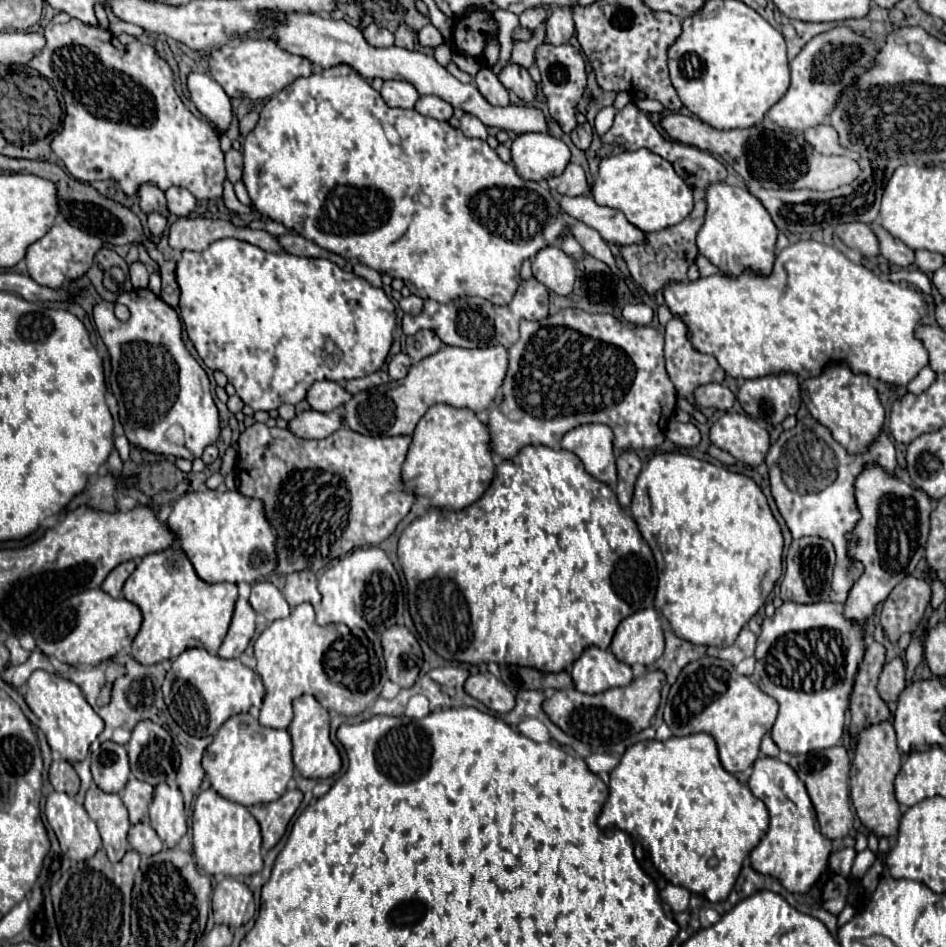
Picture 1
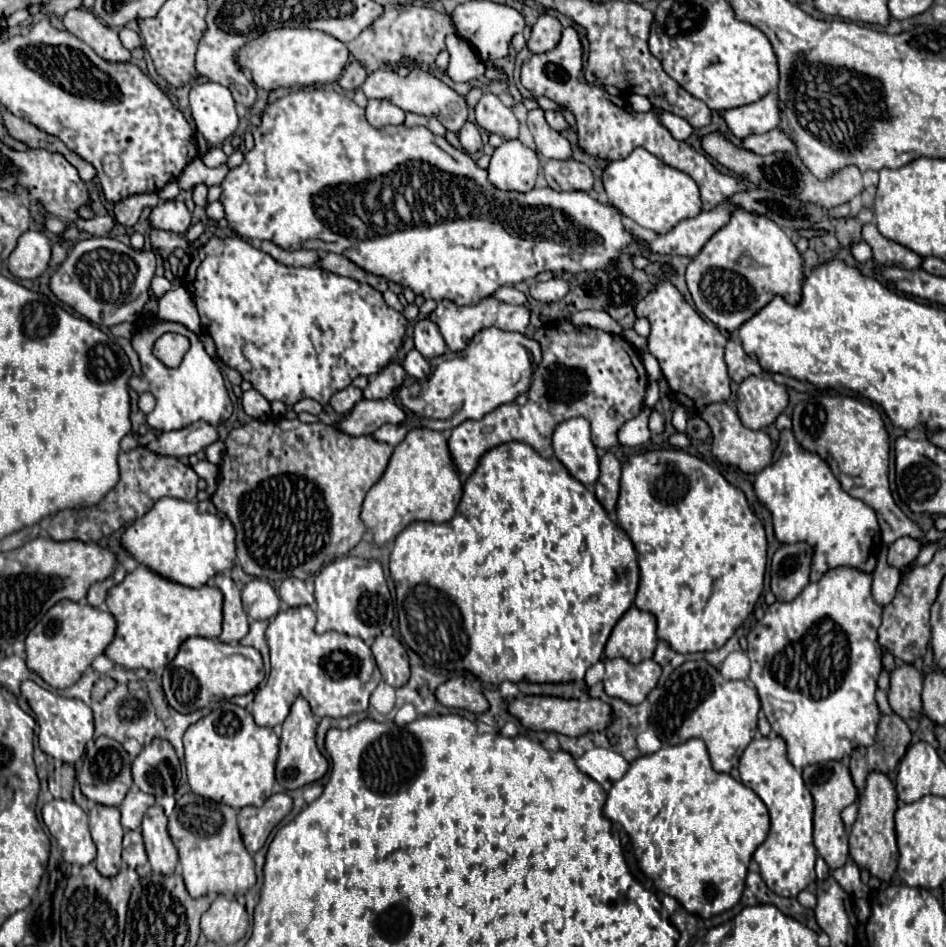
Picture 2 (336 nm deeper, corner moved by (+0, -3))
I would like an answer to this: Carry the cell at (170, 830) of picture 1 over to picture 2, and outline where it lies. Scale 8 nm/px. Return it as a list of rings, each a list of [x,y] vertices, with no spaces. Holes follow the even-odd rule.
[[[157,806],[149,808],[149,812],[145,814],[143,840],[145,840],[145,850],[149,852],[149,864],[153,872],[161,872],[163,876],[173,874],[179,856],[167,832],[167,816]]]

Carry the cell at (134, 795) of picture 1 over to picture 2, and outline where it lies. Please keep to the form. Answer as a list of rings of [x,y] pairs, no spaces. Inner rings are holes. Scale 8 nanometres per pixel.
[[[131,788],[125,796],[125,800],[119,806],[121,812],[121,826],[125,830],[137,830],[141,826],[141,820],[147,812],[147,808],[151,808],[155,804],[155,798],[151,794],[141,792],[139,788]]]

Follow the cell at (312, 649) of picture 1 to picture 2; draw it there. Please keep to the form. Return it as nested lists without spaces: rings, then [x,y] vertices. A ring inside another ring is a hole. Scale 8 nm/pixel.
[[[309,606],[289,608],[269,622],[267,644],[271,648],[271,674],[253,700],[253,718],[259,726],[273,728],[283,724],[297,696],[303,696],[319,718],[343,718],[367,710],[369,696],[381,682],[371,648],[363,640],[341,632],[325,632],[319,636],[313,626],[315,612]]]

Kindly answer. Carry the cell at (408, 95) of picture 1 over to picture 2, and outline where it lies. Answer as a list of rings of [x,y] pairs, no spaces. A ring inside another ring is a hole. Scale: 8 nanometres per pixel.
[[[369,100],[365,108],[365,118],[373,128],[385,128],[385,126],[397,126],[405,120],[405,112],[391,104],[389,100]]]

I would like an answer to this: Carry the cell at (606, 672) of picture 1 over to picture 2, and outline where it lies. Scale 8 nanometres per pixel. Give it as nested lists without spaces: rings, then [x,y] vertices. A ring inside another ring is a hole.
[[[623,658],[605,660],[605,692],[629,704],[641,704],[659,678],[661,666],[655,660],[643,660],[639,664],[629,664]]]

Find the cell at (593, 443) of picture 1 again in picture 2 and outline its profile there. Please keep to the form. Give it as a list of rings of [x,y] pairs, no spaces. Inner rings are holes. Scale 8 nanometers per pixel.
[[[581,416],[563,420],[553,430],[553,452],[567,472],[585,486],[591,486],[599,478],[599,456],[591,442],[589,422]]]

